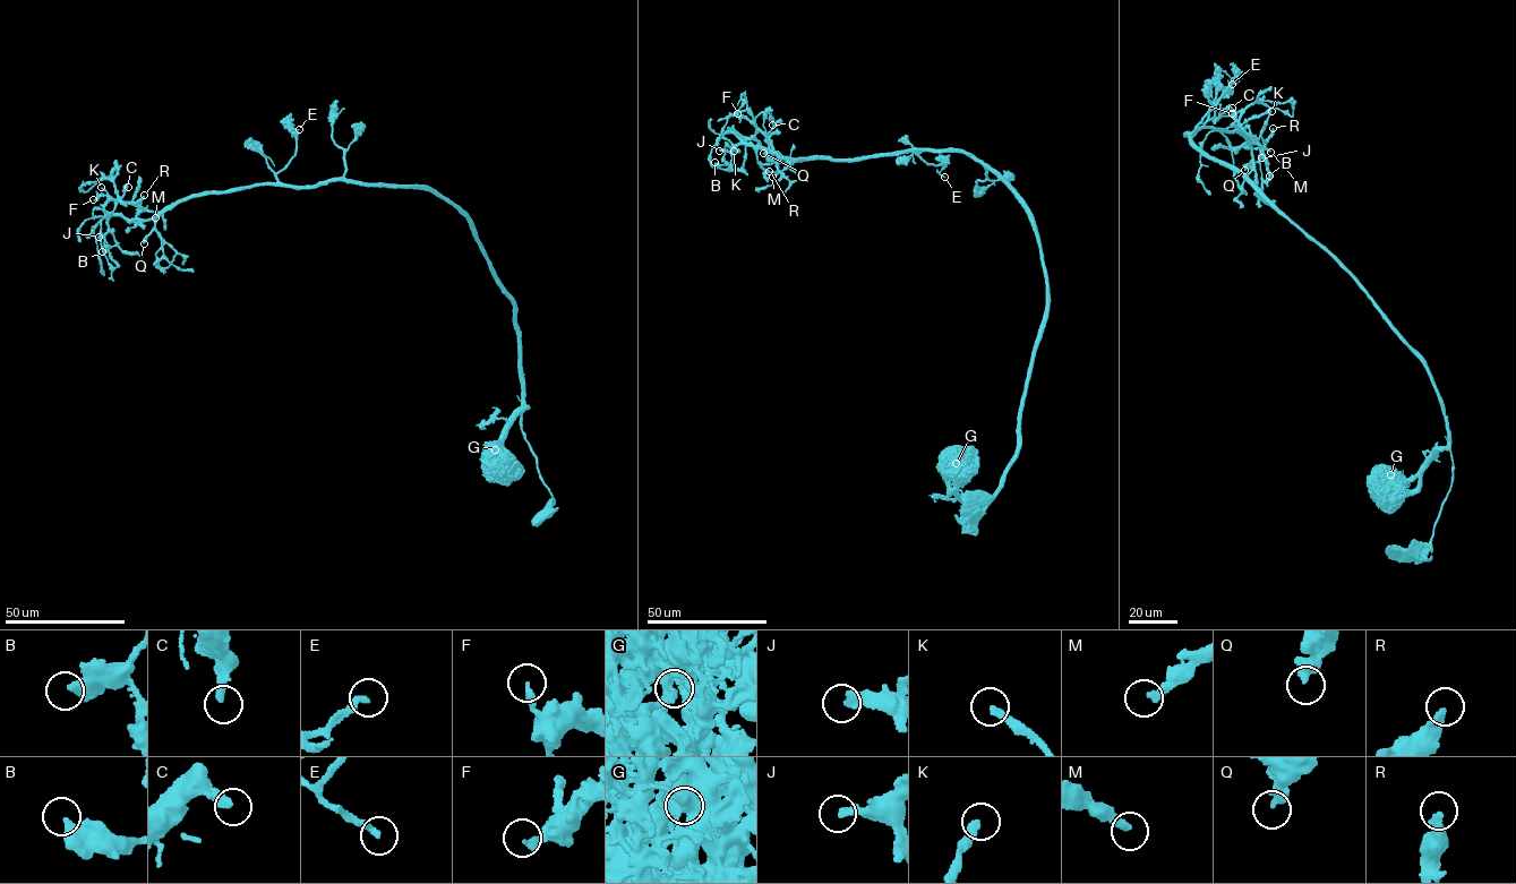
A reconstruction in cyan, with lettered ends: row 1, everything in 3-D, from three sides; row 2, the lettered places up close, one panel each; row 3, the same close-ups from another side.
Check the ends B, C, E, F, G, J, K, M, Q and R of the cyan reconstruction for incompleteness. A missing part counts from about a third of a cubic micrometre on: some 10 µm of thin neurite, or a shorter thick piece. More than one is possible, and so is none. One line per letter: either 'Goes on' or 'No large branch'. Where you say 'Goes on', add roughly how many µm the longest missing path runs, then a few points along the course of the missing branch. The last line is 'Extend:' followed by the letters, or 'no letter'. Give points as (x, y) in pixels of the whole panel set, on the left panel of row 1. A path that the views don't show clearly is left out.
B: No large branch
C: No large branch
E: No large branch
F: No large branch
G: No large branch
J: Goes on. Missing length about 10 µm
K: Goes on. Missing length about 3 µm
M: Goes on. Missing length about 25 µm
Q: Goes on. Missing length about 30 µm. Course of what is missing: (144, 243), (127, 262), (118, 265), (118, 260)
R: No large branch
Extend: J, K, M, Q

